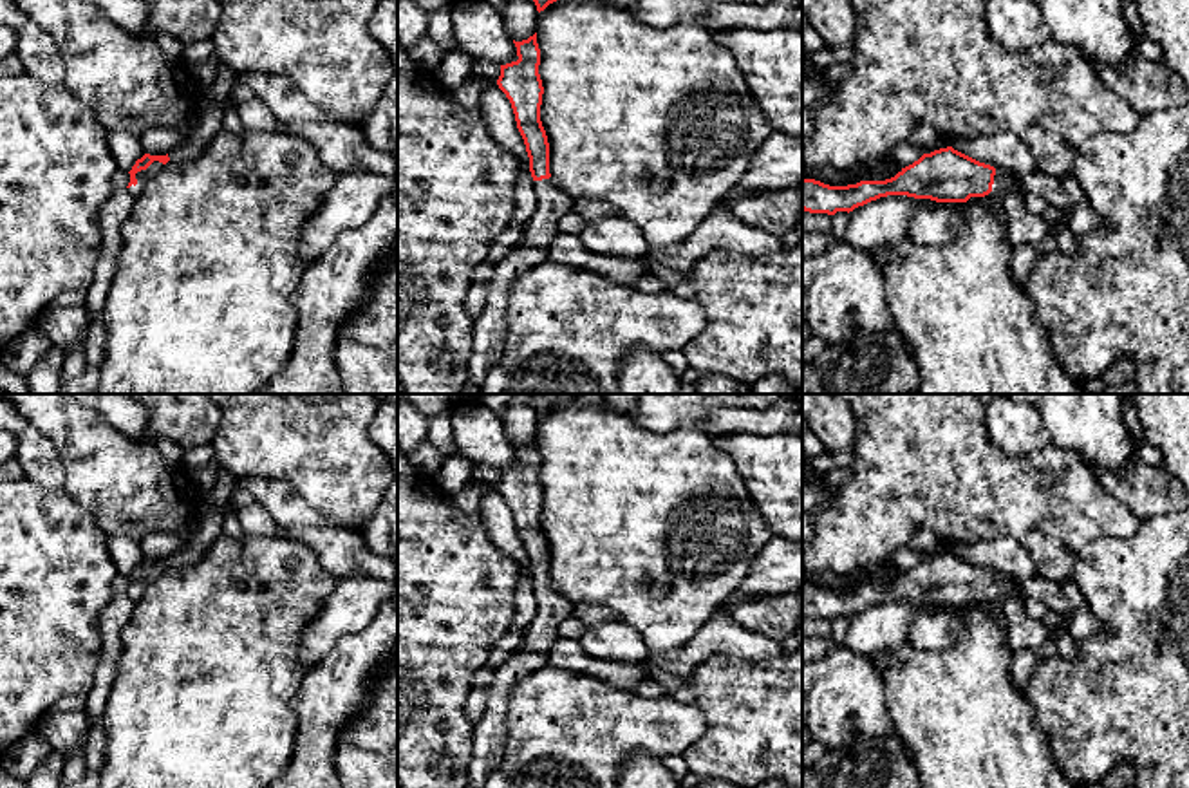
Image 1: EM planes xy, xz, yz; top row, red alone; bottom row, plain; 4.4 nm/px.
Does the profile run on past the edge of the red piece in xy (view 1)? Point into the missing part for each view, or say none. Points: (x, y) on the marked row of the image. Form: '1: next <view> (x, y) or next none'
1: next xy (210, 123)

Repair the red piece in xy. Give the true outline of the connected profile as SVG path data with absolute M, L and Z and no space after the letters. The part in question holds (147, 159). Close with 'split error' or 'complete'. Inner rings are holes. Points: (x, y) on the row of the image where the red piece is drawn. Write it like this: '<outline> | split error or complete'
M215 105L208 108L199 119L193 134L186 143L179 145L166 155L150 155L145 154L136 161L130 174L128 190L132 195L139 195L145 184L159 172L166 163L184 163L199 157L208 143L224 128L222 123L224 105Z | split error

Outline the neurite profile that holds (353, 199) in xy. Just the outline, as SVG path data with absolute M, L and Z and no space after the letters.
M372 172L338 175L334 186L302 230L300 253L304 258L313 264L343 231L363 226L378 204L394 190L398 190L398 175Z

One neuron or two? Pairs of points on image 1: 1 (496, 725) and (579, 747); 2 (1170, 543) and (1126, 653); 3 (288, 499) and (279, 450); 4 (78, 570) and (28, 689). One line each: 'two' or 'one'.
1: two
2: one
3: two
4: one

